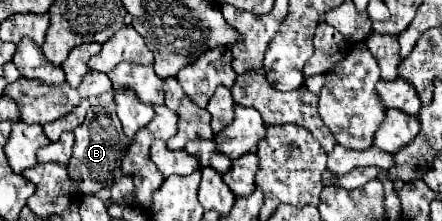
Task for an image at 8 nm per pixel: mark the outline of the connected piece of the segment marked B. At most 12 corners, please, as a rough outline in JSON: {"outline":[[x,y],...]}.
{"outline":[[90,106],[68,176],[86,194],[110,188],[128,152],[114,112]]}

